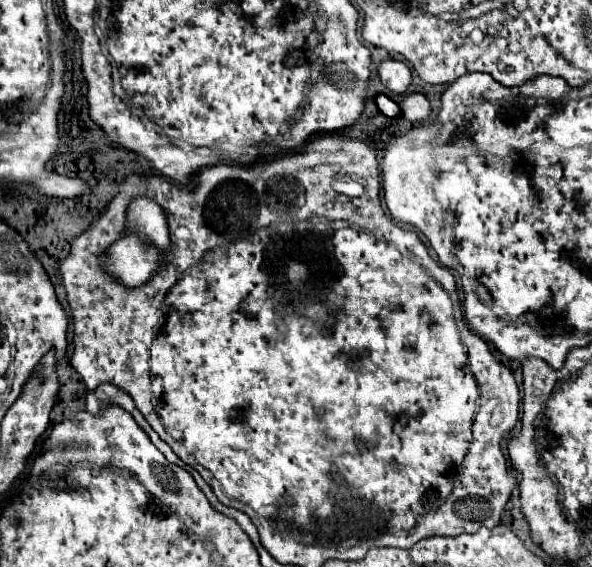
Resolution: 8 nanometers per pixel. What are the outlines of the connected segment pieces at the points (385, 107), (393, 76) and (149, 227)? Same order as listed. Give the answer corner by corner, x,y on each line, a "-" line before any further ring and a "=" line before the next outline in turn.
379,94
377,98
375,98
375,102
377,102
377,106
379,106
379,110
387,116
387,118
399,118
401,116
401,110
399,110
399,106
391,100
391,98
387,98
387,96
383,96
383,94
=
383,60
379,64
381,82
395,94
407,94
411,84
411,70
401,60
=
137,196
131,204
129,204
129,212
127,212
127,220
129,220
129,234
125,238
121,238
117,244
113,244
107,254
101,258
105,264
105,270
119,278
125,286
135,288
145,284
153,272
161,266
161,254
171,248
171,240
167,234
167,218
165,212
161,210
161,206
145,196

